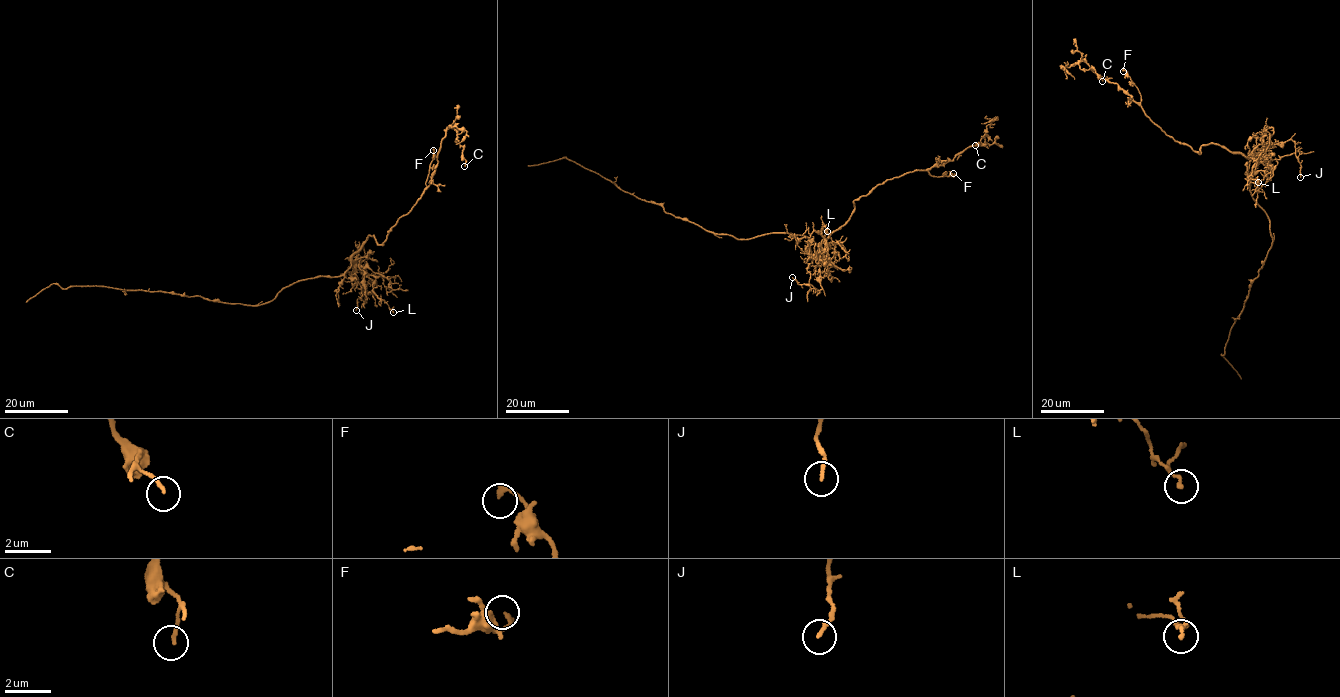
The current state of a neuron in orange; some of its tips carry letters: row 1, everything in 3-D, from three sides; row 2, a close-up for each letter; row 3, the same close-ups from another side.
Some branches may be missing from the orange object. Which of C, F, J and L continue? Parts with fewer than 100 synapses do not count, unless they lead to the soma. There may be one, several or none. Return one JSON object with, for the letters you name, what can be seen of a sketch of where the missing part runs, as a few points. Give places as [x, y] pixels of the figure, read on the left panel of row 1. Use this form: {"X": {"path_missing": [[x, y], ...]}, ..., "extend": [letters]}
{"extend": []}

